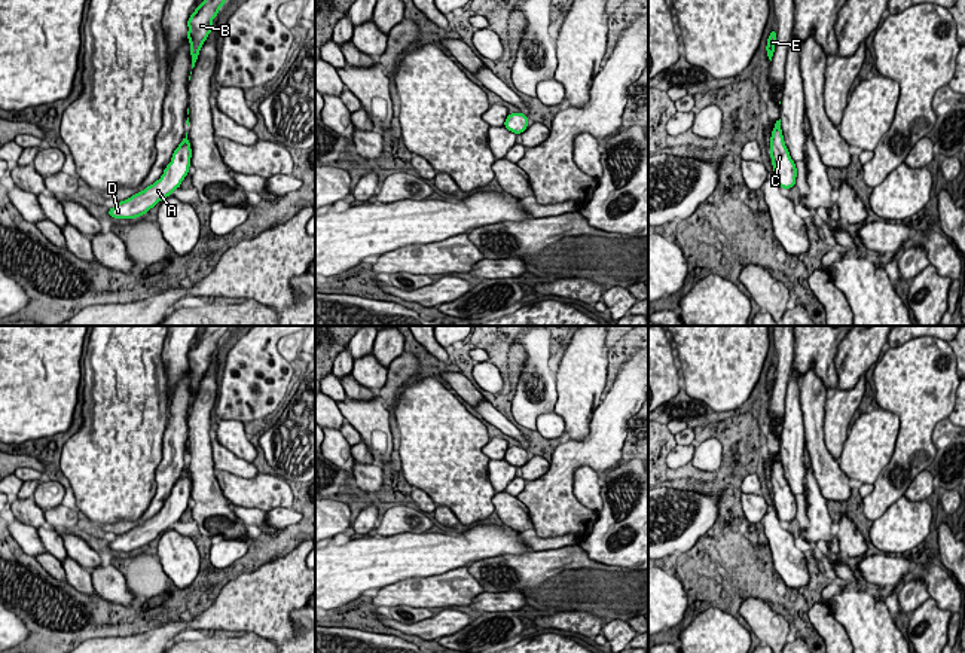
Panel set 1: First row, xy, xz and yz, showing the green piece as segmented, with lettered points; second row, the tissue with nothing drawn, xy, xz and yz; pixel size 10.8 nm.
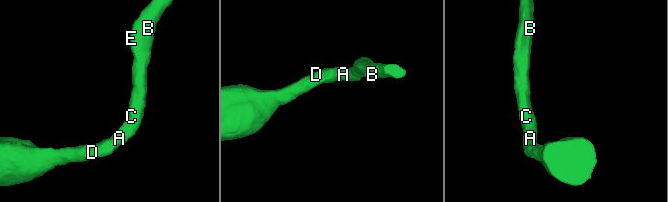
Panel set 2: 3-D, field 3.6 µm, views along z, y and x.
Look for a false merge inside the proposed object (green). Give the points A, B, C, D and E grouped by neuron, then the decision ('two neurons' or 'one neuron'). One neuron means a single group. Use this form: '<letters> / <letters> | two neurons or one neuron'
A B C D E | one neuron

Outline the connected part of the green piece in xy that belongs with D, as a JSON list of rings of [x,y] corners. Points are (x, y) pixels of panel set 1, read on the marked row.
[[[186,132],[186,137],[174,150],[171,162],[164,170],[161,178],[144,187],[143,192],[137,192],[131,198],[116,202],[116,205],[109,210],[109,216],[113,219],[135,219],[147,214],[159,201],[181,186],[181,181],[189,173],[190,158],[192,149]]]

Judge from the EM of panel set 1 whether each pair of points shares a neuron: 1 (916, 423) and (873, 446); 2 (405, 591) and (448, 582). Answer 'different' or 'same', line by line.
1: different
2: same

